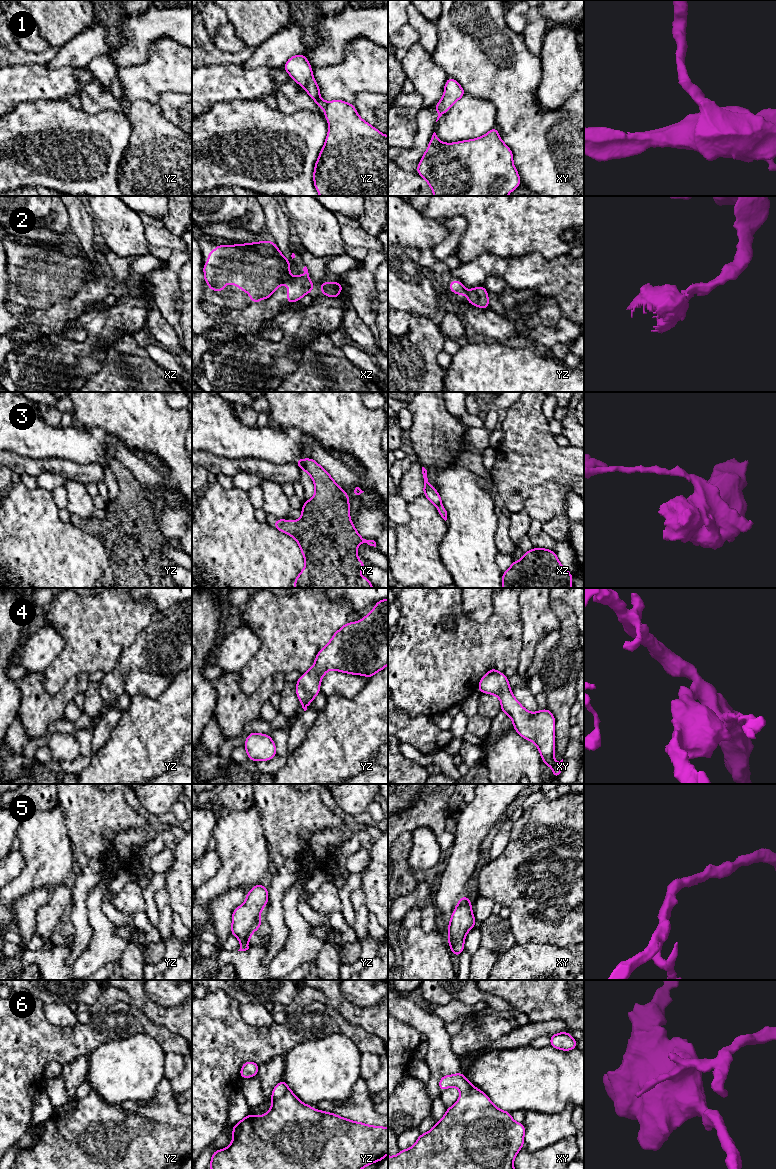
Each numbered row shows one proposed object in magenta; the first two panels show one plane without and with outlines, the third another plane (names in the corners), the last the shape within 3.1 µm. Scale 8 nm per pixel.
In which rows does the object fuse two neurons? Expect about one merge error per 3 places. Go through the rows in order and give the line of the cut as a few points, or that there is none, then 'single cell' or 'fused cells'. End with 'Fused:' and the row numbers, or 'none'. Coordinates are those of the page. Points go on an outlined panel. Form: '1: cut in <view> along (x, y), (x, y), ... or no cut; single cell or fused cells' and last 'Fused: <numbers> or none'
1: no cut; single cell
2: no cut; single cell
3: cut in yz along (303, 460), (305, 470); fused cells
4: no cut; single cell
5: no cut; single cell
6: cut in yz along (288, 1088), (284, 1093), (272, 1099); fused cells
Fused: 3, 6

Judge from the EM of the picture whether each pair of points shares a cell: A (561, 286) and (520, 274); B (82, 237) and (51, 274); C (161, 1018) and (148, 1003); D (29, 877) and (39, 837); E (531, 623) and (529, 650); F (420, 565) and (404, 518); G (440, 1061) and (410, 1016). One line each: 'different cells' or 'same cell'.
A: same cell
B: different cells
C: same cell
D: same cell
E: same cell
F: different cells
G: same cell

